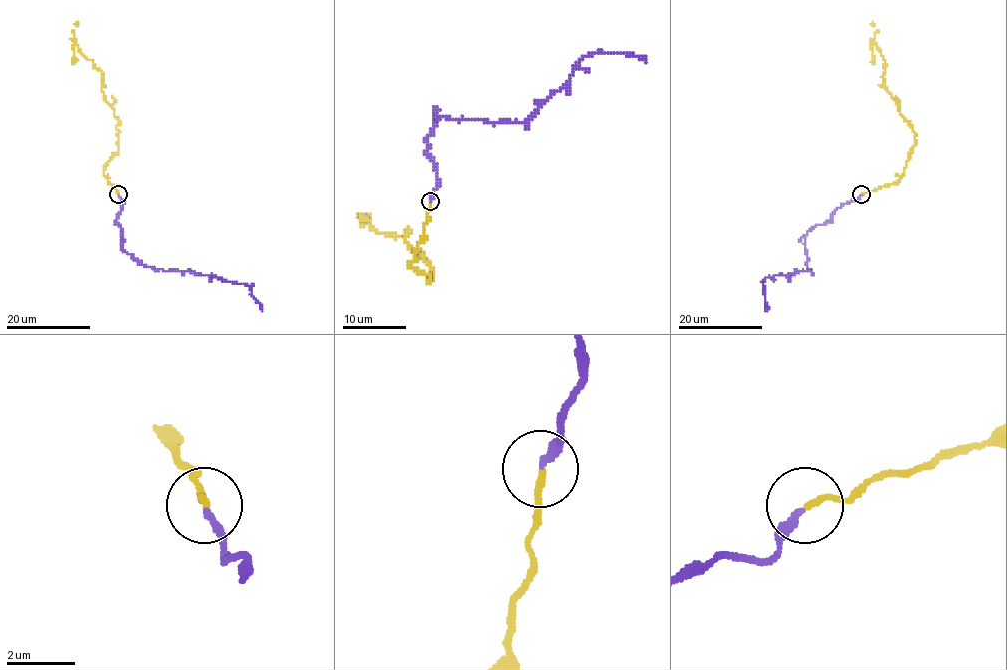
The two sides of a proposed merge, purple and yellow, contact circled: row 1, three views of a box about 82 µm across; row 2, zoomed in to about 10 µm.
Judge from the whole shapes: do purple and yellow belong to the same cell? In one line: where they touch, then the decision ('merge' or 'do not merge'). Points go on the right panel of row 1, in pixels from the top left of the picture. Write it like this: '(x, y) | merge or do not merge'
(861, 194) | merge

